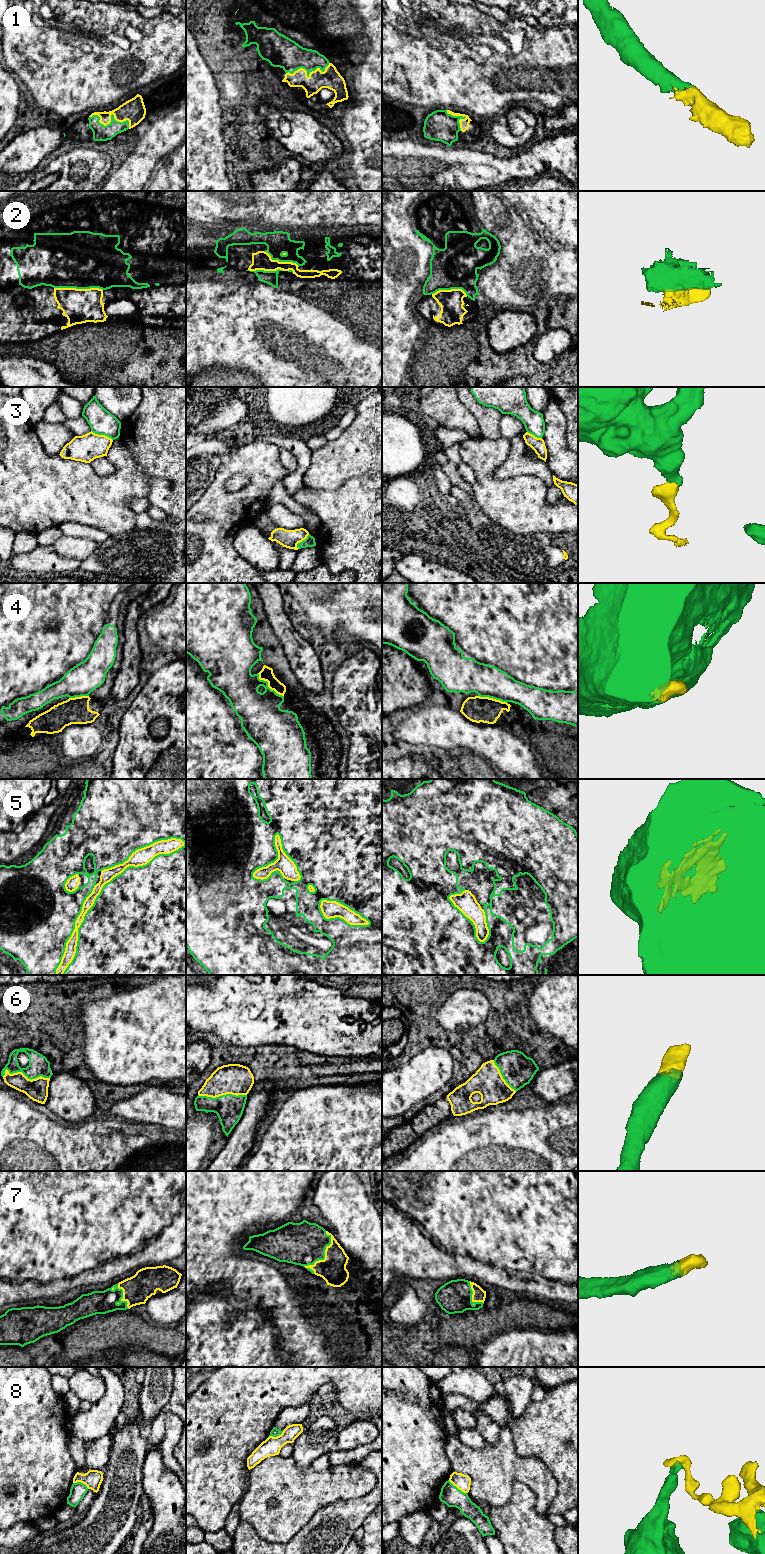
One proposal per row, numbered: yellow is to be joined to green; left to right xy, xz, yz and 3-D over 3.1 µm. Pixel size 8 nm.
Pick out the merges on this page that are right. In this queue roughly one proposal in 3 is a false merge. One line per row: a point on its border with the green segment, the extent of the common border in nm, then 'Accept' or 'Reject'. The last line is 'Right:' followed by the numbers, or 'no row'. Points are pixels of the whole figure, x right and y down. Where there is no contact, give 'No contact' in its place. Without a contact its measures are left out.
1: Touches green at xy (111, 117). Shared border 340 nm. Accept
2: Touches green at xy (78, 288). Shared border 400 nm. Reject
3: Touches green at xy (102, 434). Shared border 190 nm. Reject
4: Touches green at xz (267, 685). Shared border 280 nm. Reject
5: Touches green at xy (103, 887). Shared border 1450 nm. Accept
6: Touches green at xy (24, 1074). Shared border 380 nm. Accept
7: Touches green at xz (324, 1257). Shared border 360 nm. Accept
8: Touches green at yz (456, 1487). Shared border 190 nm. Reject
Right: 1, 5, 6, 7

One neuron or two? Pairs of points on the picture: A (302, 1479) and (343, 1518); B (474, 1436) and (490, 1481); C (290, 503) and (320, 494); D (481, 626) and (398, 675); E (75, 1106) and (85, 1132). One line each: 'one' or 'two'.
A: two
B: two
C: two
D: two
E: two

